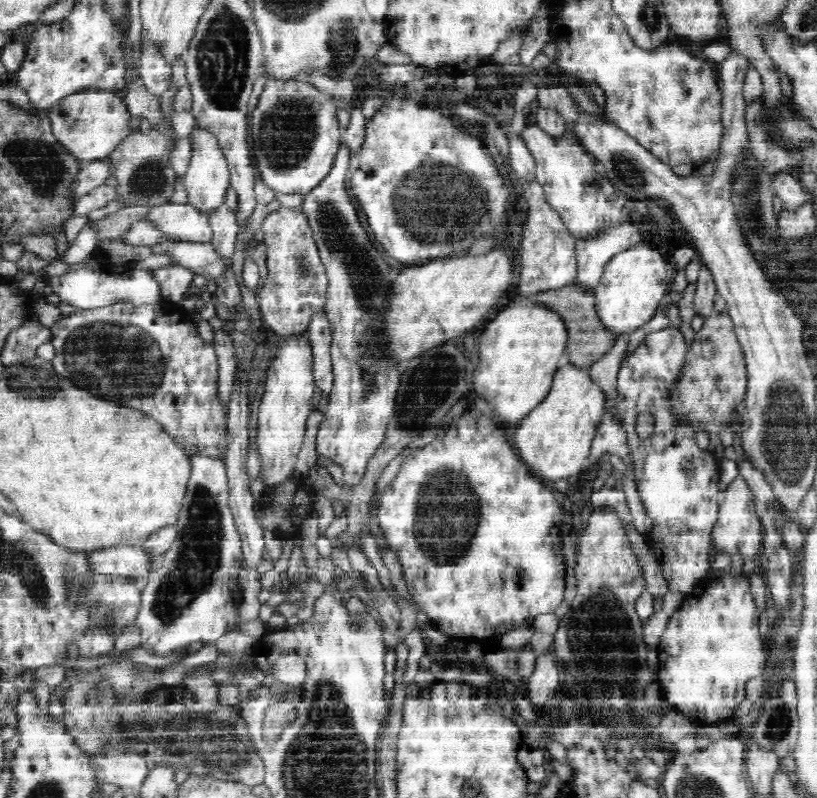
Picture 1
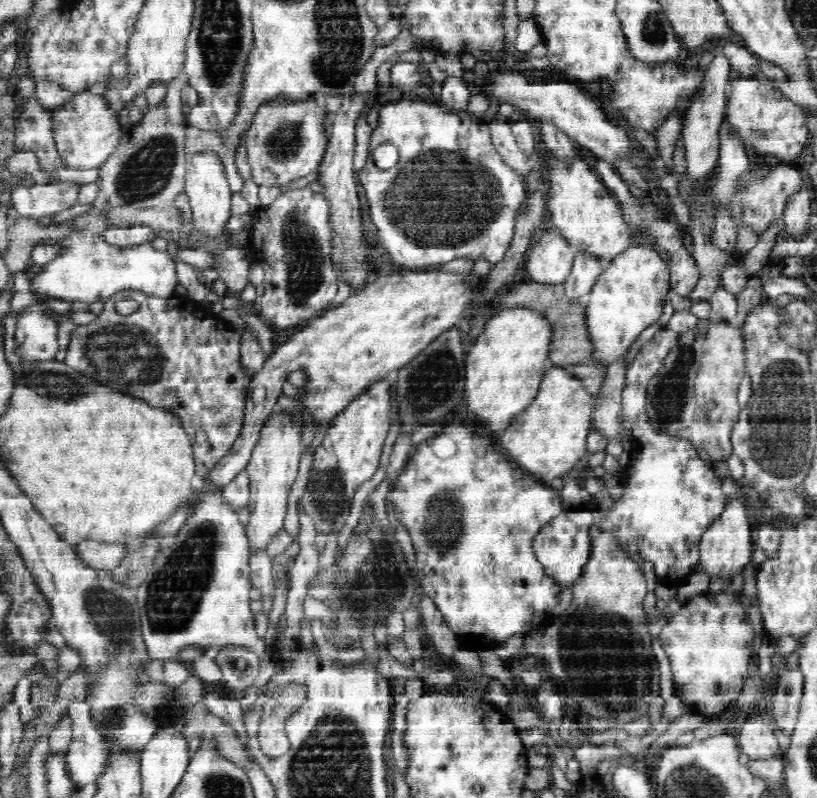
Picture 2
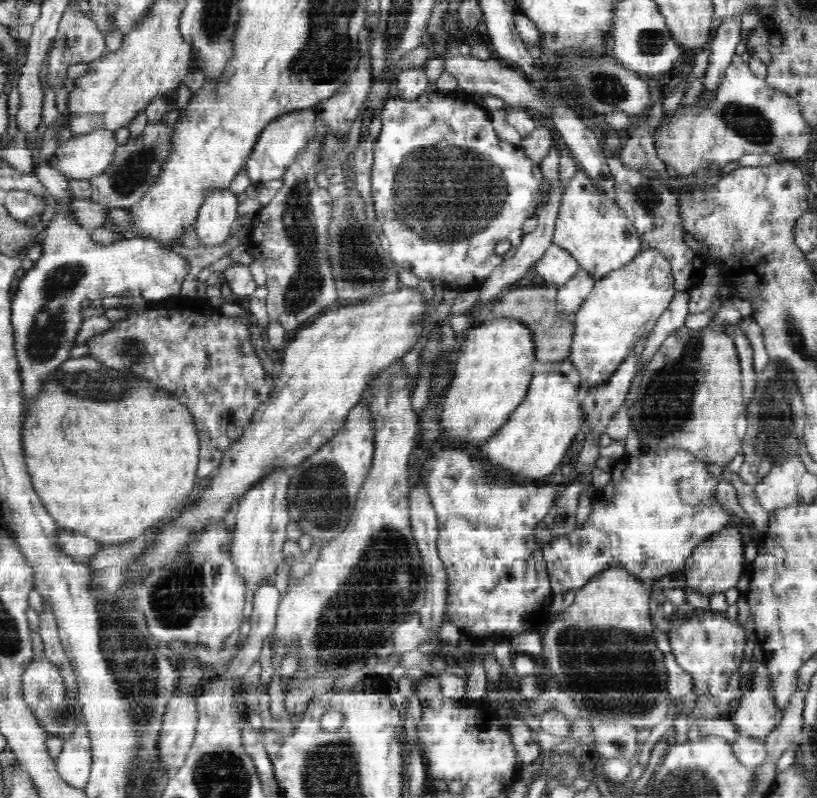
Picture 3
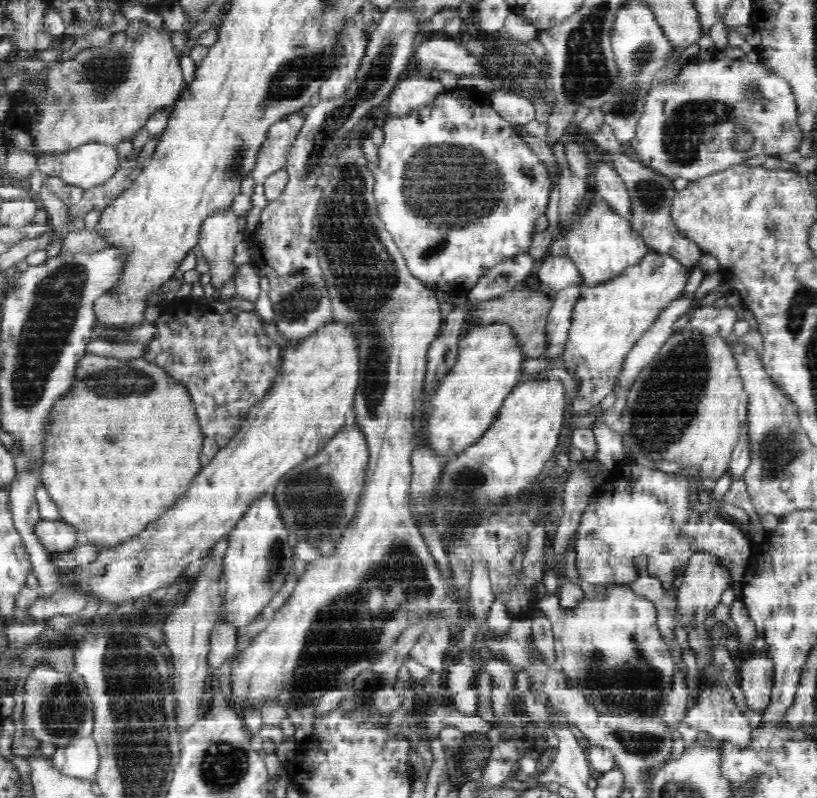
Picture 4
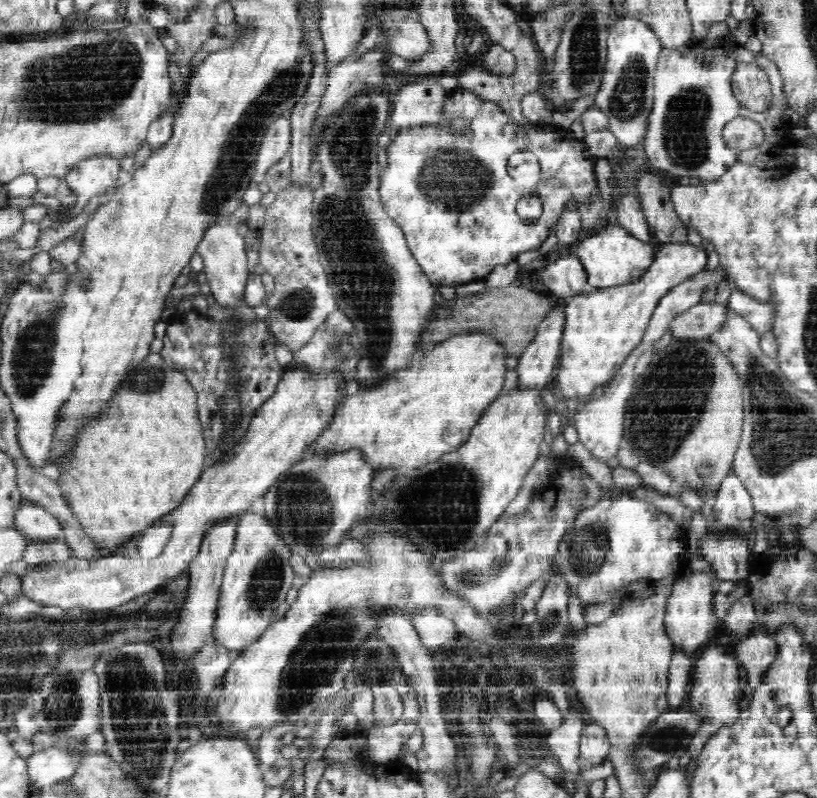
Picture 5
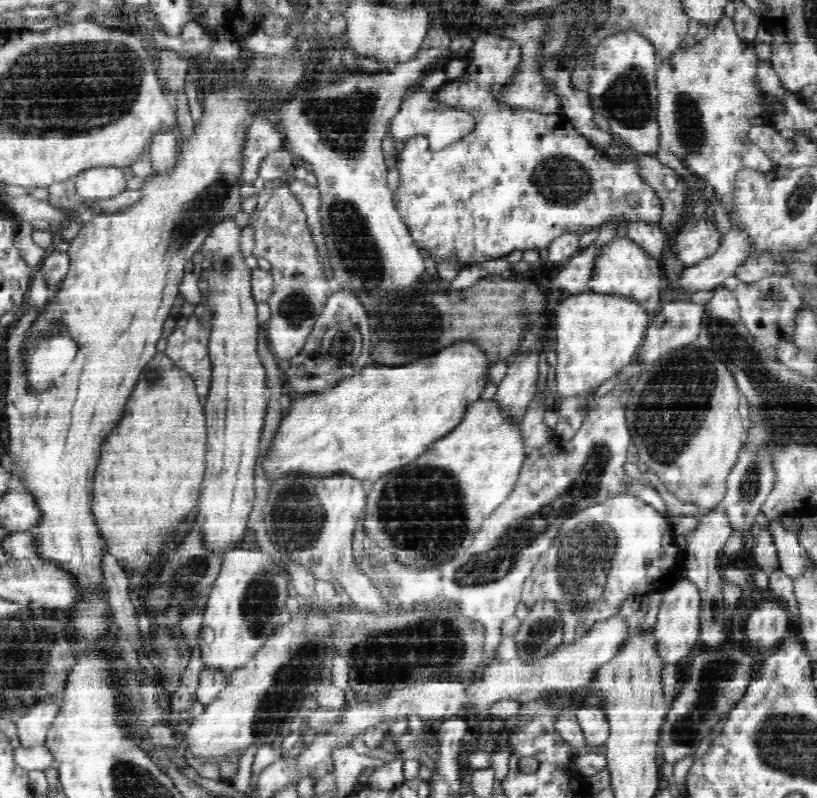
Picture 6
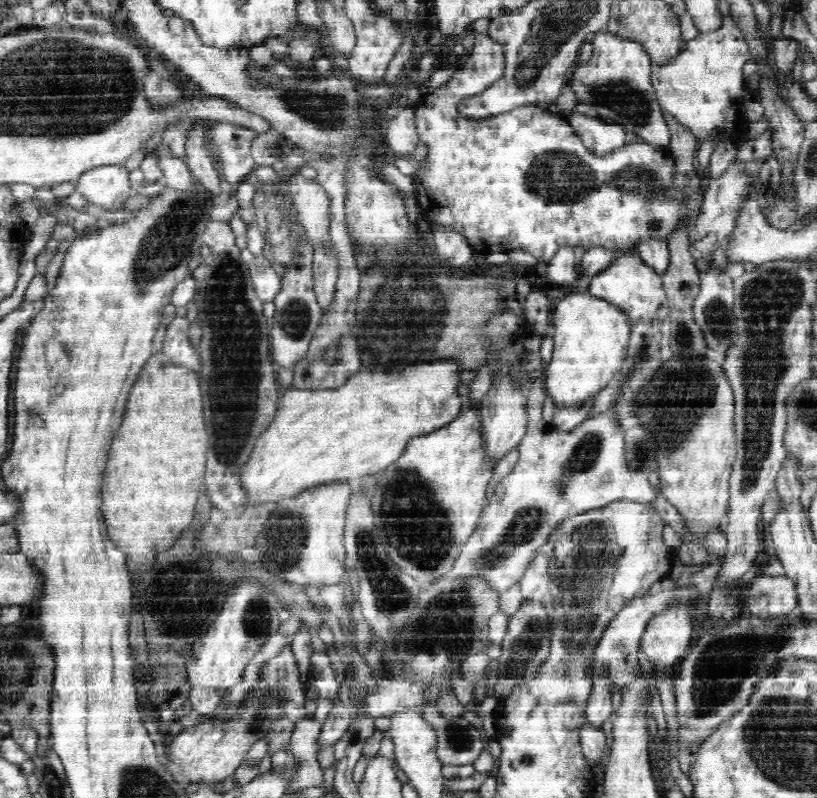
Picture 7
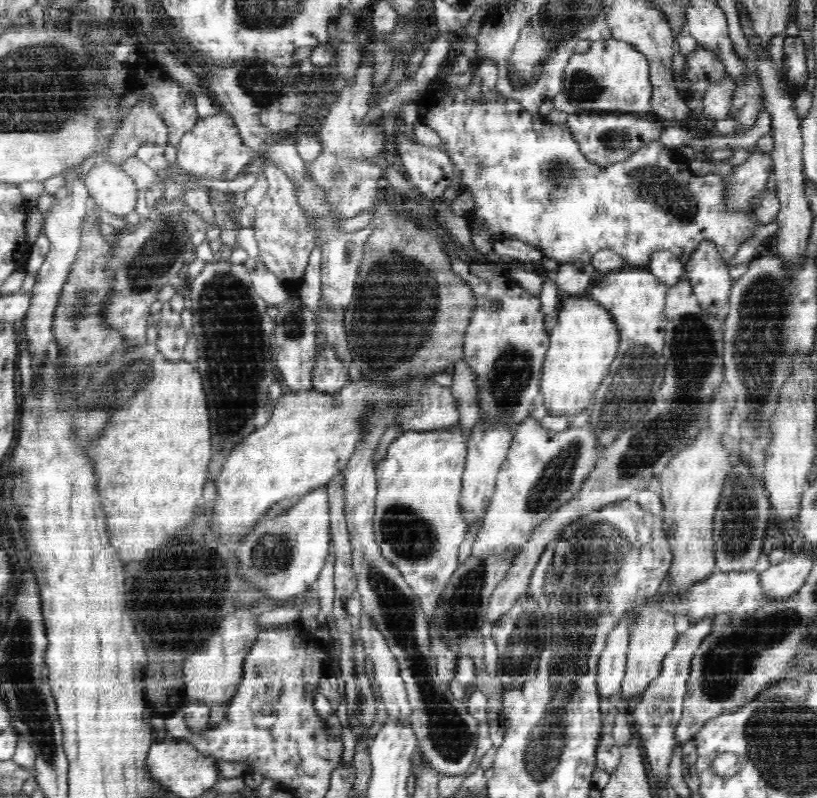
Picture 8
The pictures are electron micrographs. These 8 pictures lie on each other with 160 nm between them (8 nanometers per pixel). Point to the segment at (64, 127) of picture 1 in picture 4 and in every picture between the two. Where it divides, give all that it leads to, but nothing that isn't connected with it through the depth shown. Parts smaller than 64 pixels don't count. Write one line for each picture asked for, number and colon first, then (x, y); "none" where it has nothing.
2: (86, 132)
3: (89, 155)
4: (89, 166)

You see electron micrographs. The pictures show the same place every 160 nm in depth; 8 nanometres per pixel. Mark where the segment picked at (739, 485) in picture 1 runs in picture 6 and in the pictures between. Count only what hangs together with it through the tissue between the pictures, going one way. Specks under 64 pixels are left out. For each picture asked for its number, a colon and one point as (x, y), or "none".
2: (726, 547)
3: (716, 564)
4: (704, 580)
5: (689, 618)
6: (678, 628)

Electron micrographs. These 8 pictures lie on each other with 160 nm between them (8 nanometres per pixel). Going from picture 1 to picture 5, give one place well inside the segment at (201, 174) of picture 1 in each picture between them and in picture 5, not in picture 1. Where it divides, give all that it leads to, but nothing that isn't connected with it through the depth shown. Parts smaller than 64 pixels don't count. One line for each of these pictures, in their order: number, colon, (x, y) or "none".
2: (206, 186)
3: (218, 214)
4: (219, 234)
5: (222, 247)

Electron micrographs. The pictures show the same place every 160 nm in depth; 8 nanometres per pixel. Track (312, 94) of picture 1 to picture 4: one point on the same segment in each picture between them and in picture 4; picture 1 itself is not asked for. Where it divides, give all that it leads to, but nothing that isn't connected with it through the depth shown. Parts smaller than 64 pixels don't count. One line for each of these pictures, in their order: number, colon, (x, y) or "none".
2: (286, 141)
3: (278, 146)
4: (273, 156)

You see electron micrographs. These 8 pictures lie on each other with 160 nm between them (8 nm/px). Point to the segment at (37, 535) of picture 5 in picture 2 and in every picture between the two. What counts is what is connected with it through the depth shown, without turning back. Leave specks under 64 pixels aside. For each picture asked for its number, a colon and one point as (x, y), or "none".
2: (103, 556)
3: (82, 549)
4: (57, 536)

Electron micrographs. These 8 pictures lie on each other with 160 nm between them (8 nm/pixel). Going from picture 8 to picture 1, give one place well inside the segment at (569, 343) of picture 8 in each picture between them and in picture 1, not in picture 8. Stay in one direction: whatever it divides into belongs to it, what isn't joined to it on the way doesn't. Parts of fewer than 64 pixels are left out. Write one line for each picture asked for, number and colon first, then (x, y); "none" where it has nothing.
1: (634, 281)
2: (628, 297)
3: (623, 308)
4: (608, 319)
5: (603, 326)
6: (597, 335)
7: (591, 339)

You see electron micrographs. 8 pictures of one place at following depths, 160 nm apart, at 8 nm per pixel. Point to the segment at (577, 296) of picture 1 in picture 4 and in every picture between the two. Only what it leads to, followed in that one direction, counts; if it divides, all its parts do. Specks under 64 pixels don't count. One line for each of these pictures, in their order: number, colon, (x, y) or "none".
2: (570, 344)
3: (535, 306)
4: (525, 311)

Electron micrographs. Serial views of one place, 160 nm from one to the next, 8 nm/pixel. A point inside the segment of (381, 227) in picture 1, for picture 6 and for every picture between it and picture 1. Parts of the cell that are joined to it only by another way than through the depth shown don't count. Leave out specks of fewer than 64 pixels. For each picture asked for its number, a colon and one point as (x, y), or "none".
2: (425, 208)
3: (447, 189)
4: (457, 187)
5: (451, 195)
6: (519, 179)

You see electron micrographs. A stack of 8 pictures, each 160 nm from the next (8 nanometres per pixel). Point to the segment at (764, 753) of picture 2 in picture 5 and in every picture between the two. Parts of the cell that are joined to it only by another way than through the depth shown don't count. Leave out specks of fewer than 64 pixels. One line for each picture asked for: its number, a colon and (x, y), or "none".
3: (757, 715)
4: (756, 675)
5: (756, 653)

